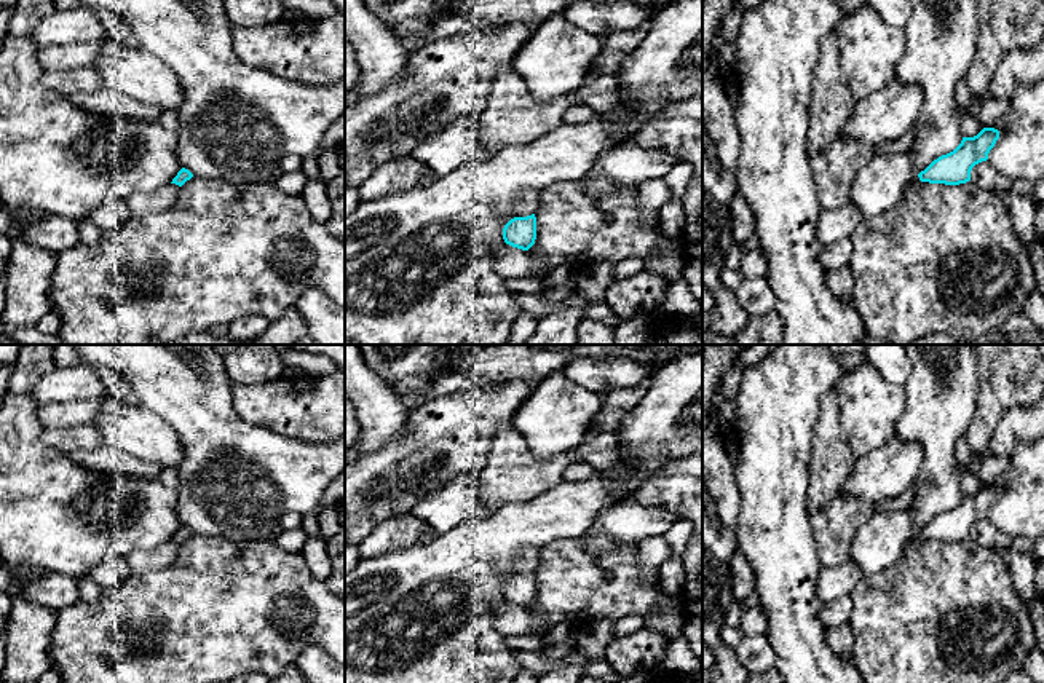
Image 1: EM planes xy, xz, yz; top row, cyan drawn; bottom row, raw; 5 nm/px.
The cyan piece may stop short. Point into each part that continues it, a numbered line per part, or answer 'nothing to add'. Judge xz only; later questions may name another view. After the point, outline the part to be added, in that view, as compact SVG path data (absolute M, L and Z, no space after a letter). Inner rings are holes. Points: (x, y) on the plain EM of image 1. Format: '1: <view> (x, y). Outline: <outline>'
1: xz (527, 562). Outline: M527 547L520 552L517 562L512 567L511 574L508 579L514 574L527 574L536 570L540 560L540 551L535 547ZM506 579L506 581L508 581Z

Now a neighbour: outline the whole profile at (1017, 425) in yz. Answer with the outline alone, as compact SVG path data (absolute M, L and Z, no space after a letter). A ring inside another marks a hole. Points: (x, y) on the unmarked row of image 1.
M1044 394L1025 407L1012 407L999 420L990 440L990 452L995 456L1009 456L1020 442L1038 439L1044 434Z

